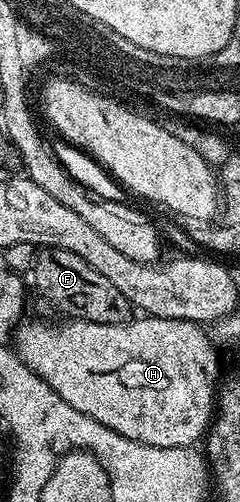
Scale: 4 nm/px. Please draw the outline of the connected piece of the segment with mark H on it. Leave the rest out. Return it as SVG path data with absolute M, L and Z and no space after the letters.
M146 315L136 316L121 325L67 319L56 329L43 321L29 321L20 324L17 329L19 357L41 379L45 379L45 383L49 383L53 391L65 399L65 403L89 415L89 419L117 431L117 435L125 435L125 439L153 447L185 449L204 440L211 427L211 418L215 416L221 376L220 350L212 334L203 330L206 328L202 324Z

